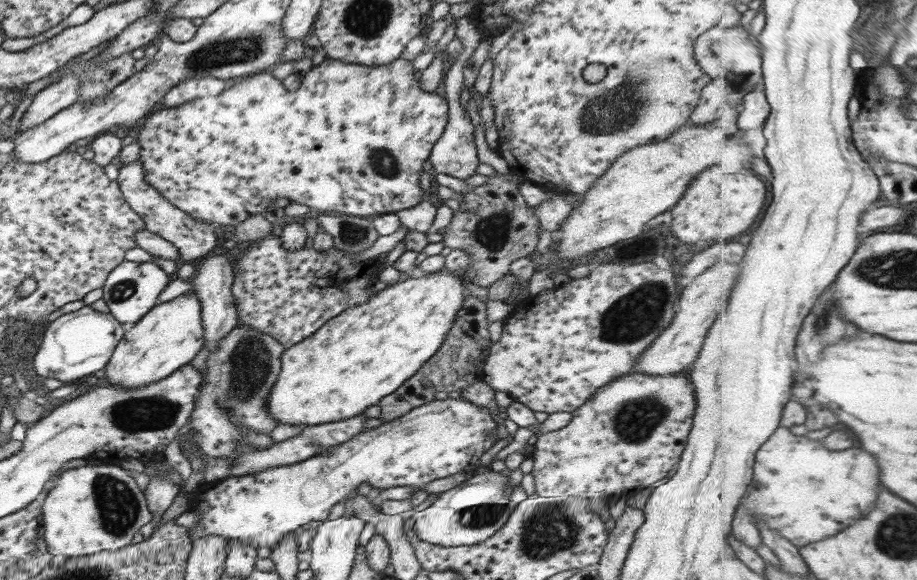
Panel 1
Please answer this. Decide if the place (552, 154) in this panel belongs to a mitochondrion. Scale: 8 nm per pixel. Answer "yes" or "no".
no

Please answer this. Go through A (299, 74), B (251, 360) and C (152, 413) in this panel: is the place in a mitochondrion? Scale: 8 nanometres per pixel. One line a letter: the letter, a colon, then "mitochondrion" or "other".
A: other
B: mitochondrion
C: mitochondrion

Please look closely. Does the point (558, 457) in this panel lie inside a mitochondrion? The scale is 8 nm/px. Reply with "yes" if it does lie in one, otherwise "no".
no

